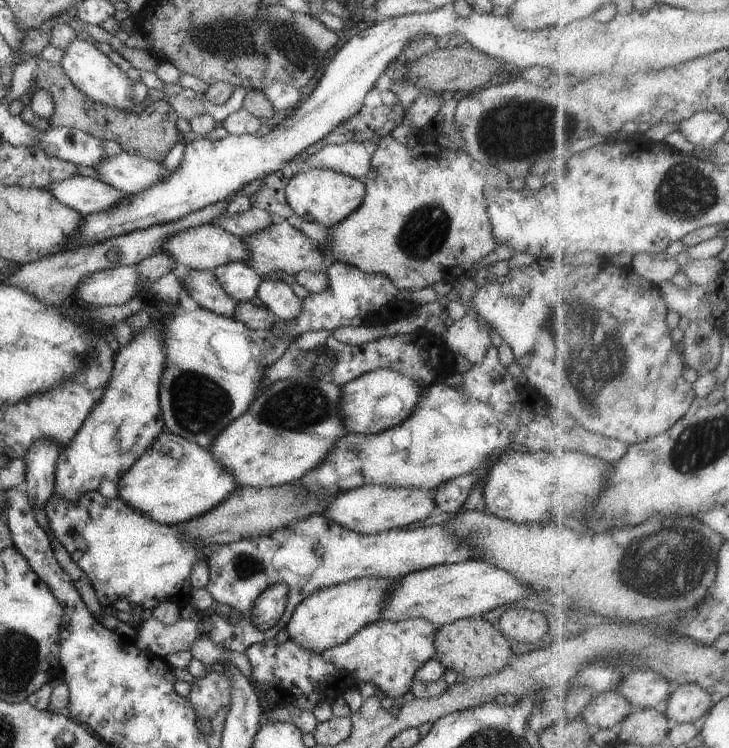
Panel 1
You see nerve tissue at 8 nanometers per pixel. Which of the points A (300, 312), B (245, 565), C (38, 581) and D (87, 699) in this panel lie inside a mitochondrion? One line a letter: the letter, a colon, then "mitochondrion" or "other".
A: other
B: mitochondrion
C: other
D: other

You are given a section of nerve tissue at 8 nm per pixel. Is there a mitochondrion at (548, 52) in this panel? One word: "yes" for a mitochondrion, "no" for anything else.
no

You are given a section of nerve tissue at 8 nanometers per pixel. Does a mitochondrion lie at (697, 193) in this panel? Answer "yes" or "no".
yes

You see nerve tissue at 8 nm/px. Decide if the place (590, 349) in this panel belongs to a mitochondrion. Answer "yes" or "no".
yes

